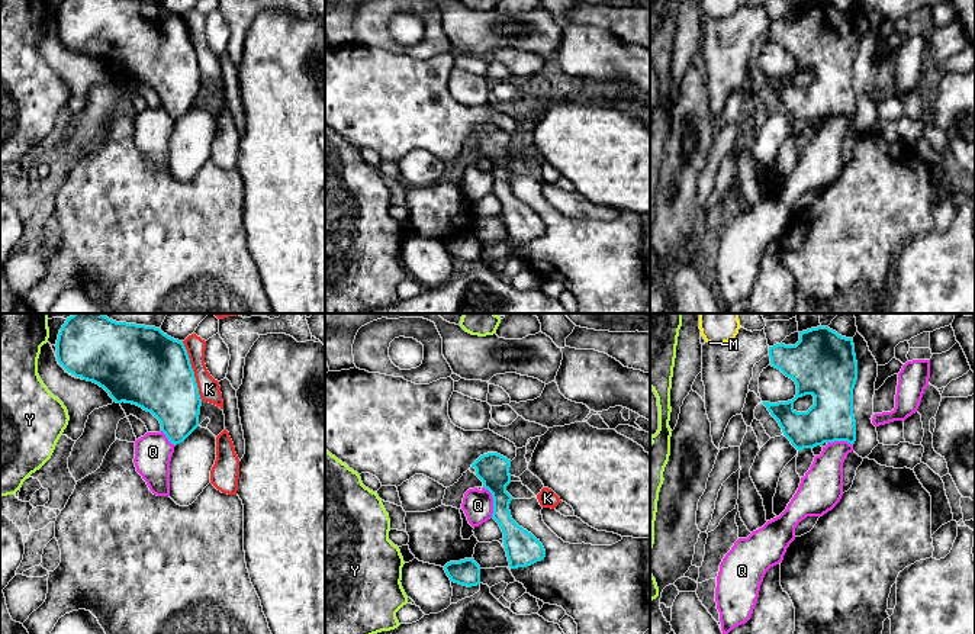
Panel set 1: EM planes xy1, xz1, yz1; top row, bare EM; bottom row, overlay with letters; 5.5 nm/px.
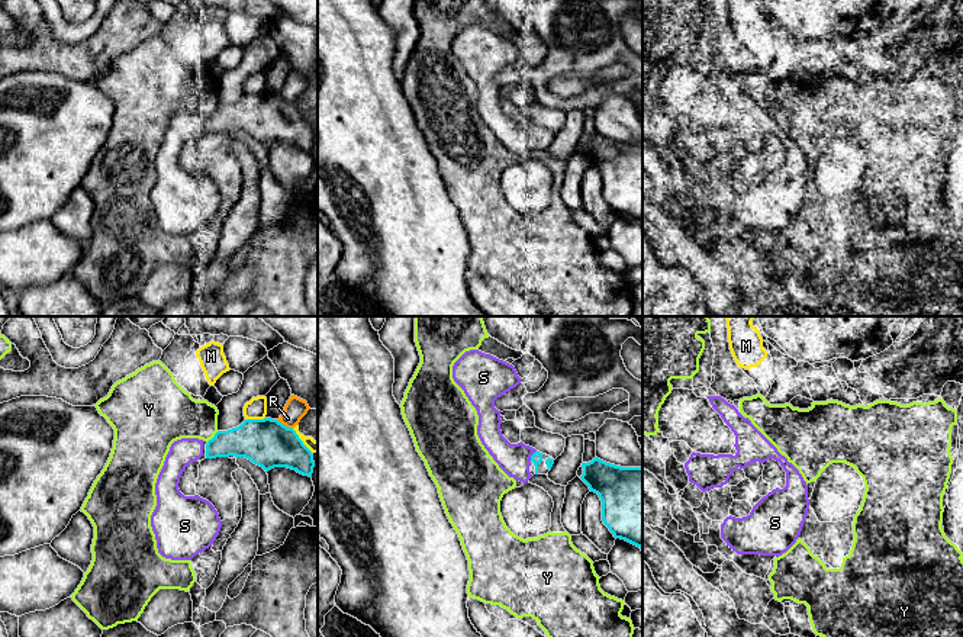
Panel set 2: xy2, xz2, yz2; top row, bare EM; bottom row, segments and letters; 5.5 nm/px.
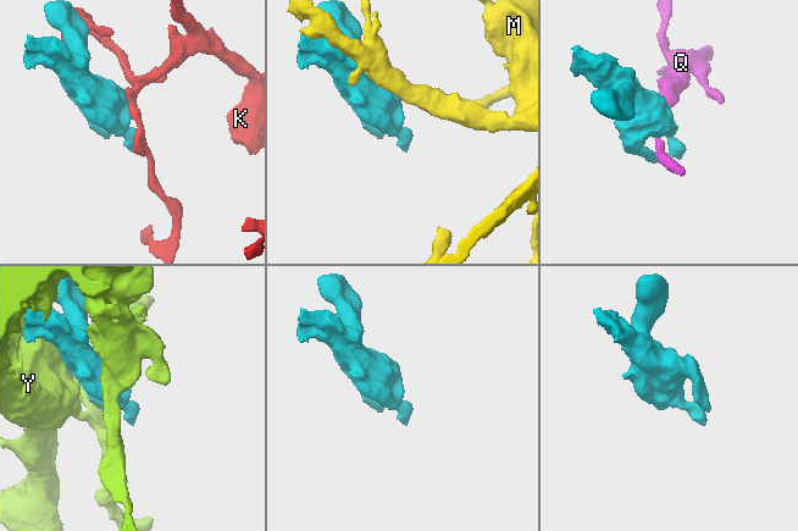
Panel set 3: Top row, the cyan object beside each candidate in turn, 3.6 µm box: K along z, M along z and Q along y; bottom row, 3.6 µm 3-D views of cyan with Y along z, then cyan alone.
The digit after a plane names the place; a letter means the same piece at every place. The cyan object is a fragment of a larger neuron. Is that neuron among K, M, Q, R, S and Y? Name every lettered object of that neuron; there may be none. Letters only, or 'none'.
S

